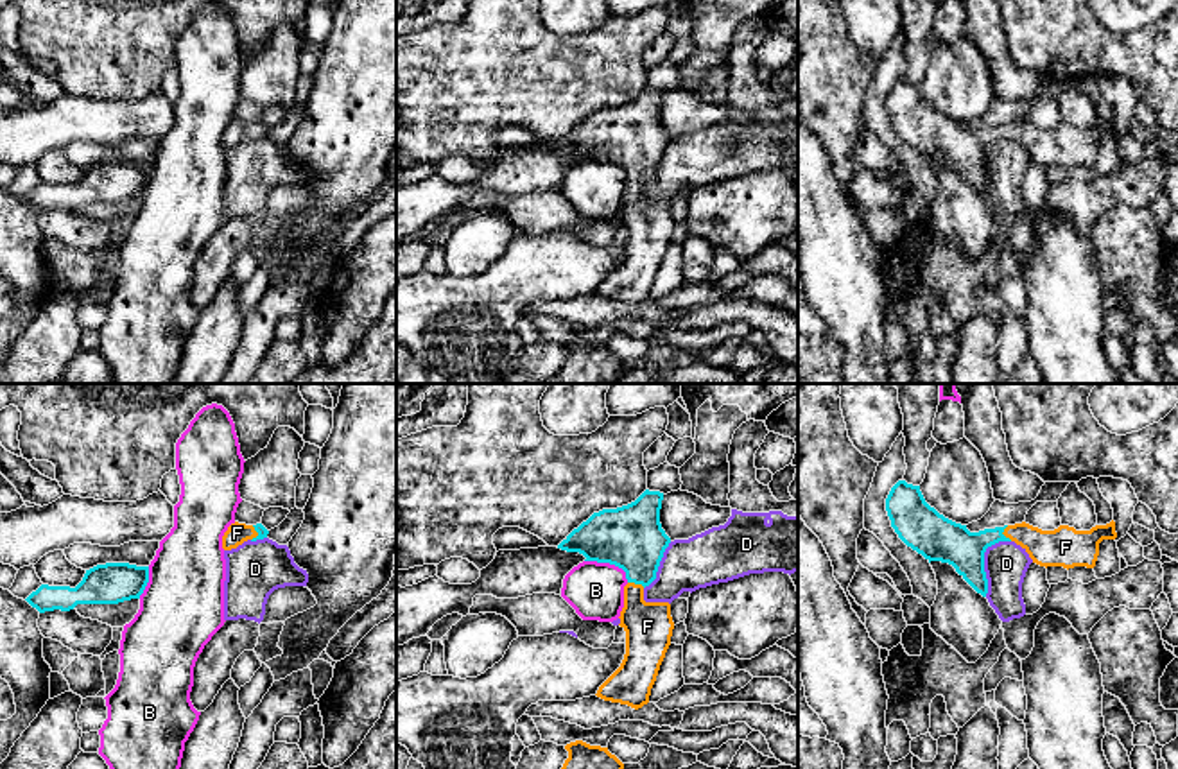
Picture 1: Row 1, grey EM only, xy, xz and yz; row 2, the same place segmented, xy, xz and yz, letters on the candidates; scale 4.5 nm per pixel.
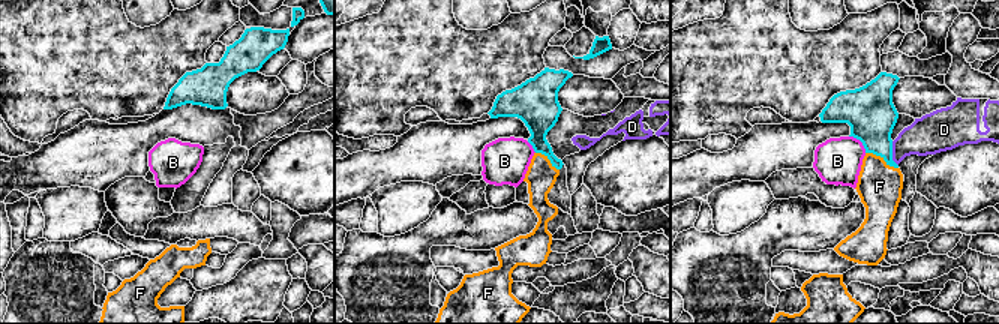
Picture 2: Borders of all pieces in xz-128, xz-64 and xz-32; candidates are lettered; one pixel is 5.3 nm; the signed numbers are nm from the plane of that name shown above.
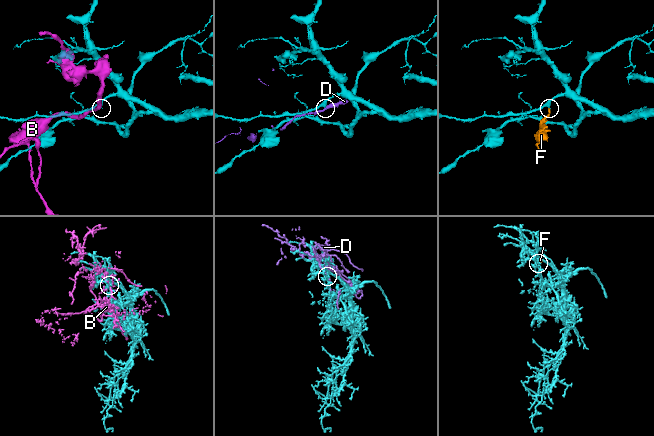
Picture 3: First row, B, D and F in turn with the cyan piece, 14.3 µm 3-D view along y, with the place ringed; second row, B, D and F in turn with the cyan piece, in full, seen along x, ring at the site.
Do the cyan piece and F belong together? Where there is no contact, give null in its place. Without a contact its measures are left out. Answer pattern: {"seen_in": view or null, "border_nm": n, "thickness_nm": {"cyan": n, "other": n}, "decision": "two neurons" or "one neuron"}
{"seen_in": "yz", "border_nm": 80, "thickness_nm": {"cyan": 190, "other": 160}, "decision": "one neuron"}

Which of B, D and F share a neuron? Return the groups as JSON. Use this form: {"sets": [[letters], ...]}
{"sets": [["B"], ["D"], ["F"]]}

